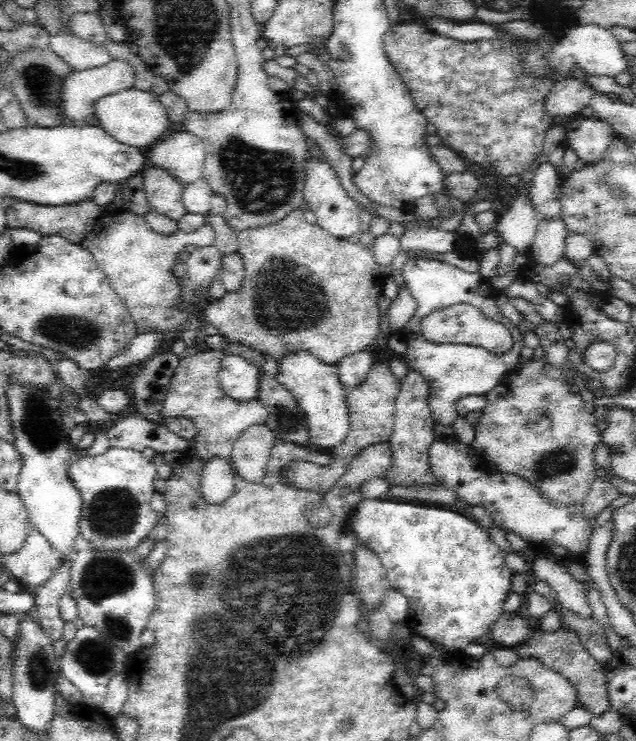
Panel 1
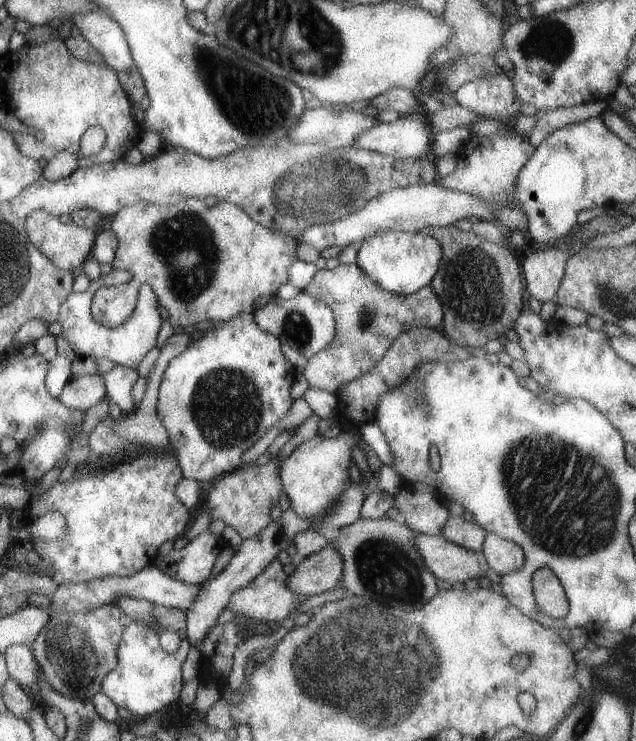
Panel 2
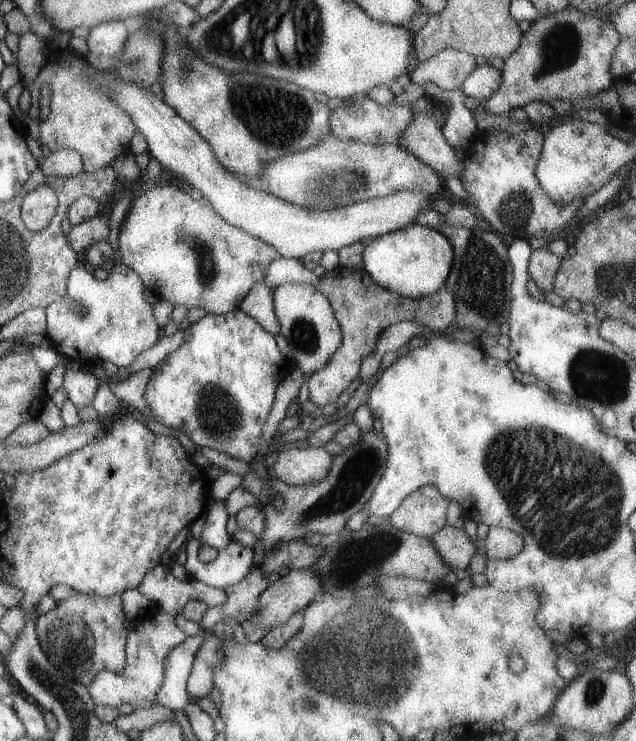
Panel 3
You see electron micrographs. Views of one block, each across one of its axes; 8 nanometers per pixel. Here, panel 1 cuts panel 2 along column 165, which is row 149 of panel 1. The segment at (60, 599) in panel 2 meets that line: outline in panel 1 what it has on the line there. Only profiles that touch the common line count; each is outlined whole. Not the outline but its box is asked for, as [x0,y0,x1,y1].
[566,114,616,164]

